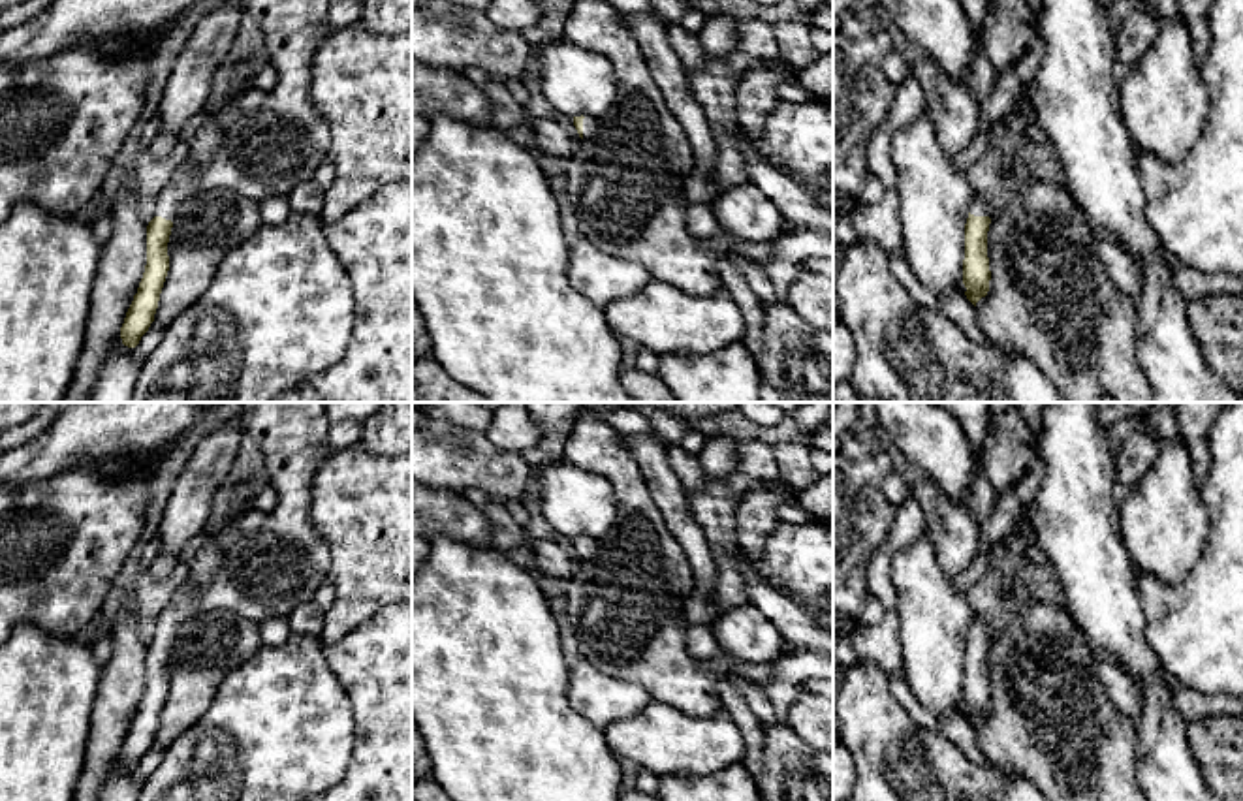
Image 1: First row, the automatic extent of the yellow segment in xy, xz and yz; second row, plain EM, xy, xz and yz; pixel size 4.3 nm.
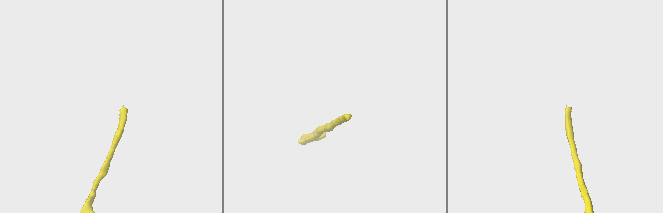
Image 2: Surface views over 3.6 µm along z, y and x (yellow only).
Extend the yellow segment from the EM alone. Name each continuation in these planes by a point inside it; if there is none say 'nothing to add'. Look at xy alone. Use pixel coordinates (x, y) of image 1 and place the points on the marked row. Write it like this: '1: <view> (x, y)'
1: xy (269, 151)

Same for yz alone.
1: yz (978, 207)

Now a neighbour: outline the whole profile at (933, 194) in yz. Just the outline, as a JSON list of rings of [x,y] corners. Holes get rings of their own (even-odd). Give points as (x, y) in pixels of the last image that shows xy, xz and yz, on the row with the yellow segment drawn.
[[[925,109],[895,132],[889,156],[897,171],[895,192],[908,267],[936,297],[961,293],[965,224],[974,196],[967,173],[940,147]]]

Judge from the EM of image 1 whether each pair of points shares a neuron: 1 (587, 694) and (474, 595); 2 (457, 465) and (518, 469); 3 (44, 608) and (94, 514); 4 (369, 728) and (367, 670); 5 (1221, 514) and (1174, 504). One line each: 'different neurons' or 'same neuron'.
1: different neurons
2: same neuron
3: same neuron
4: same neuron
5: different neurons

